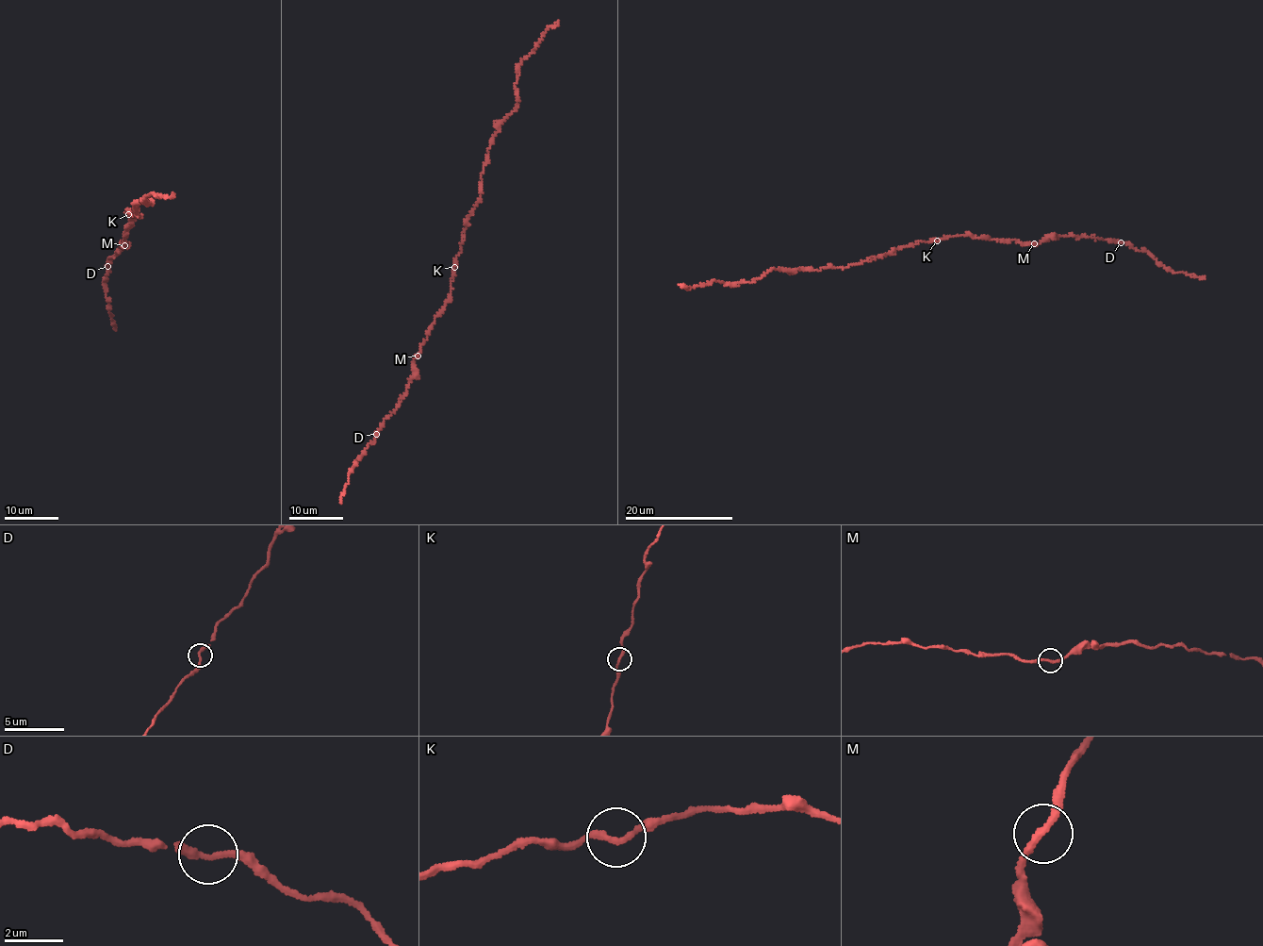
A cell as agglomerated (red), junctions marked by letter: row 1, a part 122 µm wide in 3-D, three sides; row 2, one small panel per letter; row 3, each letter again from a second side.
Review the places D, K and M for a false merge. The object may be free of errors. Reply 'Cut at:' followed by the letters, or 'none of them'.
Cut at: D

